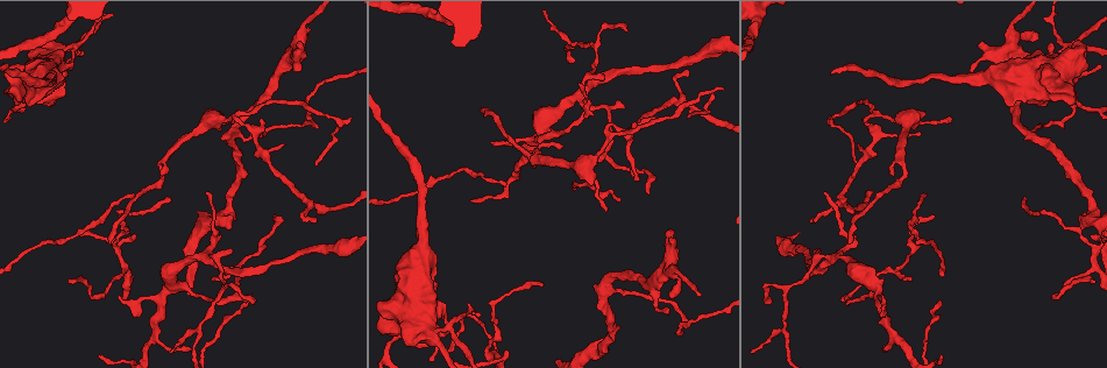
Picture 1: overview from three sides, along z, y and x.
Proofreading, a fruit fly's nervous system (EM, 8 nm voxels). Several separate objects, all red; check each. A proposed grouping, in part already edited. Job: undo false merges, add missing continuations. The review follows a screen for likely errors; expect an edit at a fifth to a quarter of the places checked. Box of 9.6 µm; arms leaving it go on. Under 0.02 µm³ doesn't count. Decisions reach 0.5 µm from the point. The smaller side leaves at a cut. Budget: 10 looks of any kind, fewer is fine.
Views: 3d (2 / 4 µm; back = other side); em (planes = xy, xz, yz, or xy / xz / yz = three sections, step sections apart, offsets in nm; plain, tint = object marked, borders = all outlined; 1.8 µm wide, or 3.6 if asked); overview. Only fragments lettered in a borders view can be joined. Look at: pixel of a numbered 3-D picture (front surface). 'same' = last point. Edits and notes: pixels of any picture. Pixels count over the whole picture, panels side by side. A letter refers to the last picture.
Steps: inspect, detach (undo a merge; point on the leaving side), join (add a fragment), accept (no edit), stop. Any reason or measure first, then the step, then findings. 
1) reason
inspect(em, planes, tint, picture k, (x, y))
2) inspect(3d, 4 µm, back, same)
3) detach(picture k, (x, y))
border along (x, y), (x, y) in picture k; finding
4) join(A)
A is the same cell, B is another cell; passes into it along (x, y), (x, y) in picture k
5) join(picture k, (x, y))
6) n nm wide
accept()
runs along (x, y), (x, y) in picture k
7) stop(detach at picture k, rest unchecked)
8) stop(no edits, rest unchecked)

thick turns thin
inspect(em, planes, borders, picture 1, (322, 246))

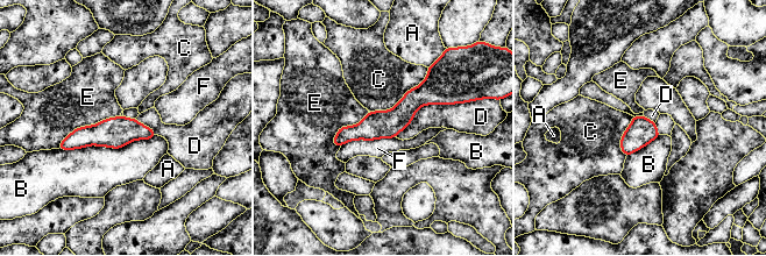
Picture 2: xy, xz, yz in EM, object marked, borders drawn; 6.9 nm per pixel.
accept()
A, B, C, D, E and F are other cells; one neuron here

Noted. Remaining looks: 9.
branch stops here
inspect(em, planes, plain, picture 1, (857, 161))

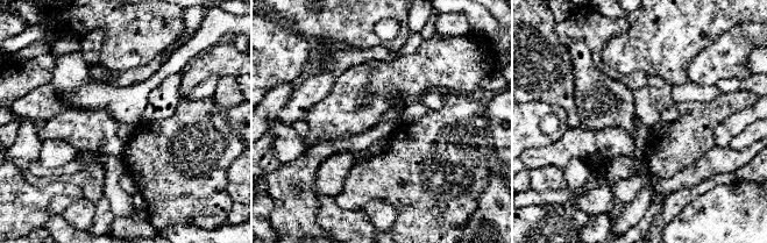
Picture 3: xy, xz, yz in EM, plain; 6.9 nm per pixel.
with the object marked
inspect(em, planes, tint, same)

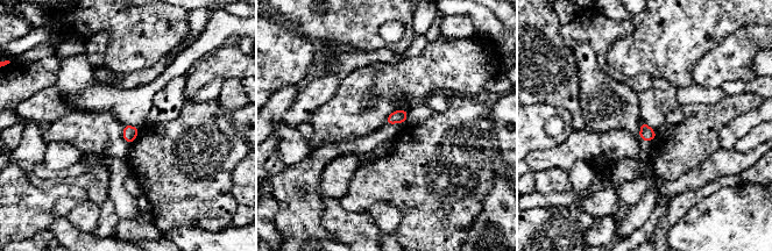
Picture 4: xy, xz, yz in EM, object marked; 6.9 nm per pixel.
inspect(em, planes, borders, same)

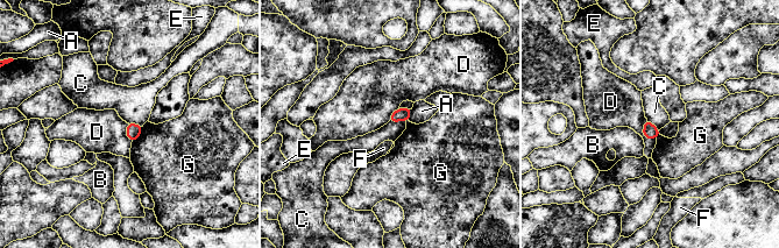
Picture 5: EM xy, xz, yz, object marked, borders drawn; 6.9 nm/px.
accept()
A, B, C, D, E, F and G are other cells; border along (389, 120), (405, 121) in picture 5; none of them fits

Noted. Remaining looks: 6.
free end
inspect(em, planes, borders, picture 1, (560, 146))

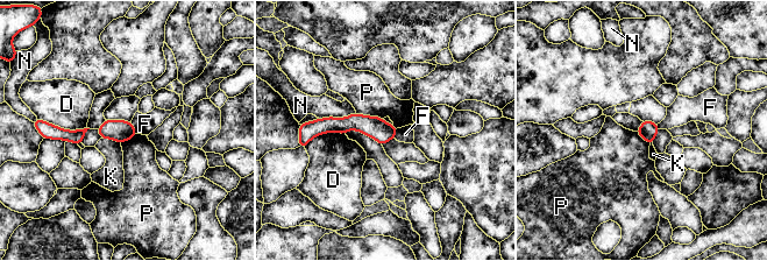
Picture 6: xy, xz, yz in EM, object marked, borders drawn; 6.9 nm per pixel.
accept()
D, F, K, N and P are other cells; runs along (315, 125), (368, 125), (392, 132) in picture 6; none of them fits

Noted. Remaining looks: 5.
thin end
inspect(em, xz, step 8, borders, picture 1, (473, 200))

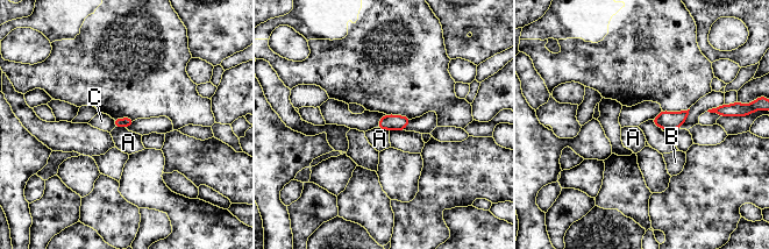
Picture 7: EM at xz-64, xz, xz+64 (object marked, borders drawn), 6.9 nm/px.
another direction
inspect(em, planes, borders, same)

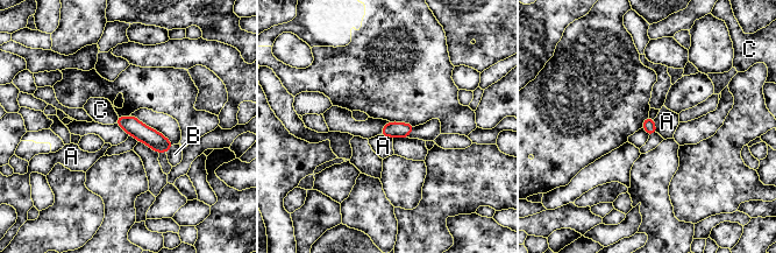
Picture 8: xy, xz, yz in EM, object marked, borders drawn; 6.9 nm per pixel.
accept()
A, B and C are other cells; runs along (120, 119), (159, 143), (168, 145) in picture 8; none of them fits

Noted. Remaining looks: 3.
stop(no edits, rest unchecked)

